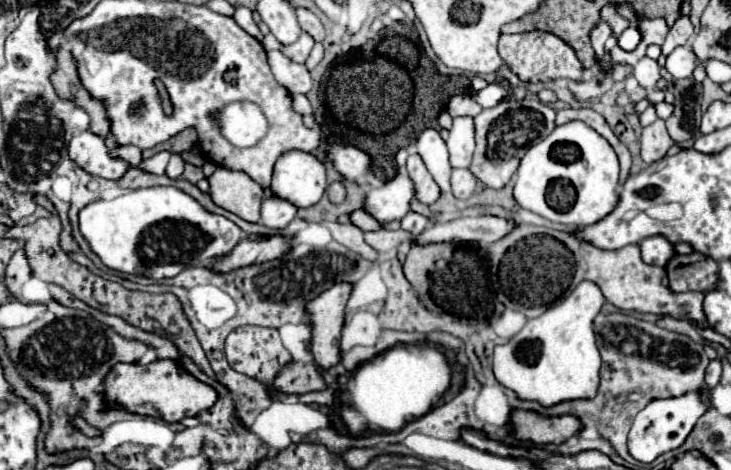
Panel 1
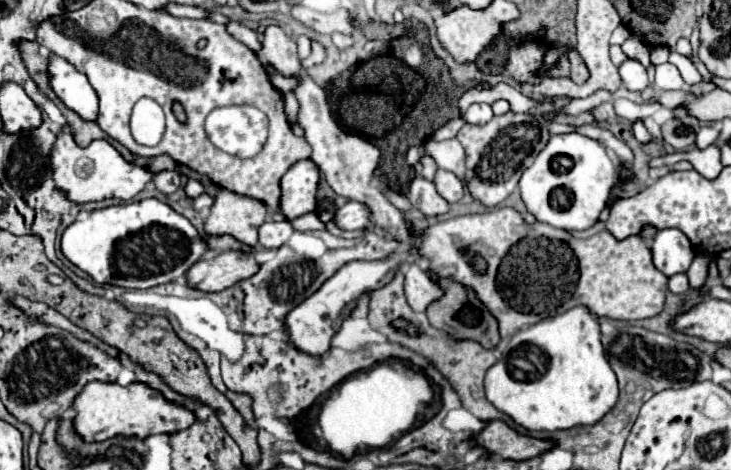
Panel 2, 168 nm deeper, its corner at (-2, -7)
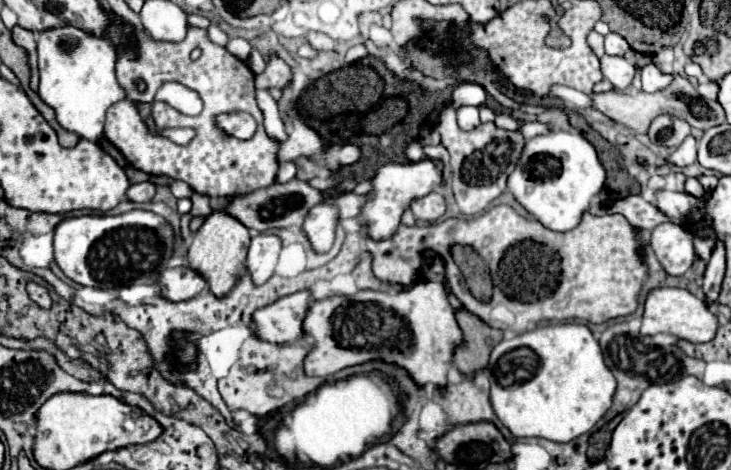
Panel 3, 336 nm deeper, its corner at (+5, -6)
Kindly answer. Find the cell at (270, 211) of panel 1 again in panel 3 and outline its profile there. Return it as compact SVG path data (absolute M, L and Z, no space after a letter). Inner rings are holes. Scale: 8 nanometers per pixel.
M256 234L248 248L246 270L254 282L254 286L264 284L276 268L280 254L280 238L274 234Z

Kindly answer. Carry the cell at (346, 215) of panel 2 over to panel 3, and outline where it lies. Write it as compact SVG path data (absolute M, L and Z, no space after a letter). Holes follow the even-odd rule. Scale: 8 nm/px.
M322 202L310 208L308 216L304 218L302 232L306 234L312 250L316 254L324 254L330 250L330 244L334 242L334 228L338 222L338 210L336 206Z

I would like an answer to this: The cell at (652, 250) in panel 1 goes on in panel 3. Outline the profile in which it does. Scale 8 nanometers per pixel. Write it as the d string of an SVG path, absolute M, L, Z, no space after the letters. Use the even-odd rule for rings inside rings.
M664 222L652 232L652 250L664 270L672 276L682 276L696 260L692 246L692 230L686 224Z

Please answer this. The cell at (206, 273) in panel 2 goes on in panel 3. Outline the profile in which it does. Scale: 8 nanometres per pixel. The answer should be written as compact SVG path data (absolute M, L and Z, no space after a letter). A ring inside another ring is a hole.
M182 266L182 268L162 270L158 276L158 286L160 286L162 298L170 302L180 302L200 294L206 288L206 282L194 270L190 270L188 266Z

